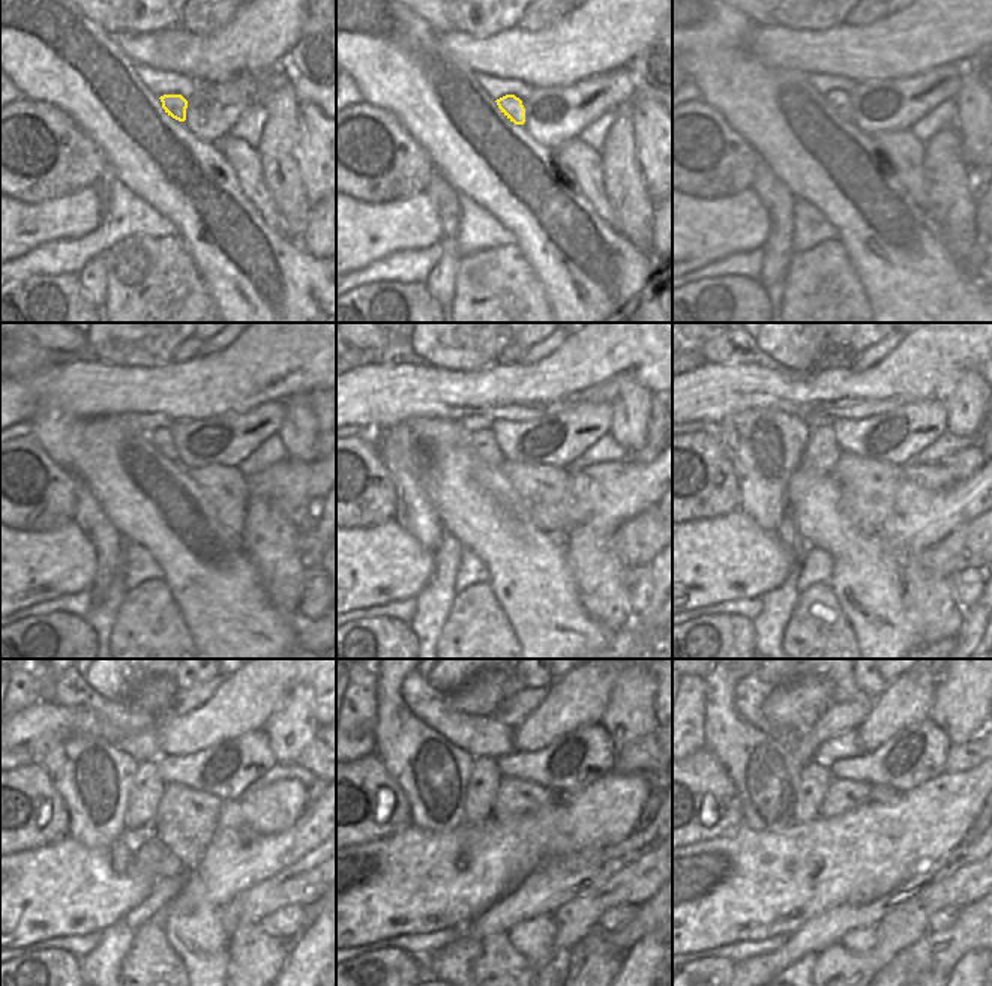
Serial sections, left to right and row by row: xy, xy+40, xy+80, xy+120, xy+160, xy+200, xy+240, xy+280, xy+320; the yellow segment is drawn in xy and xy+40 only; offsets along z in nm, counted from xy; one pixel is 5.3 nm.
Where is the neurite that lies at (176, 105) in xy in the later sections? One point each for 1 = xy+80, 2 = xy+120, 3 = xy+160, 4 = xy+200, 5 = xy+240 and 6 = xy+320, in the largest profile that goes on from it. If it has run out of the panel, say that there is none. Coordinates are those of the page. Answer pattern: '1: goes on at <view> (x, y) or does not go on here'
1: goes on at xy+80 (839, 101)
2: goes on at xy+120 (161, 437)
3: goes on at xy+160 (483, 441)
4: goes on at xy+200 (821, 452)
5: goes on at xy+240 (147, 785)
6: goes on at xy+320 (815, 776)

